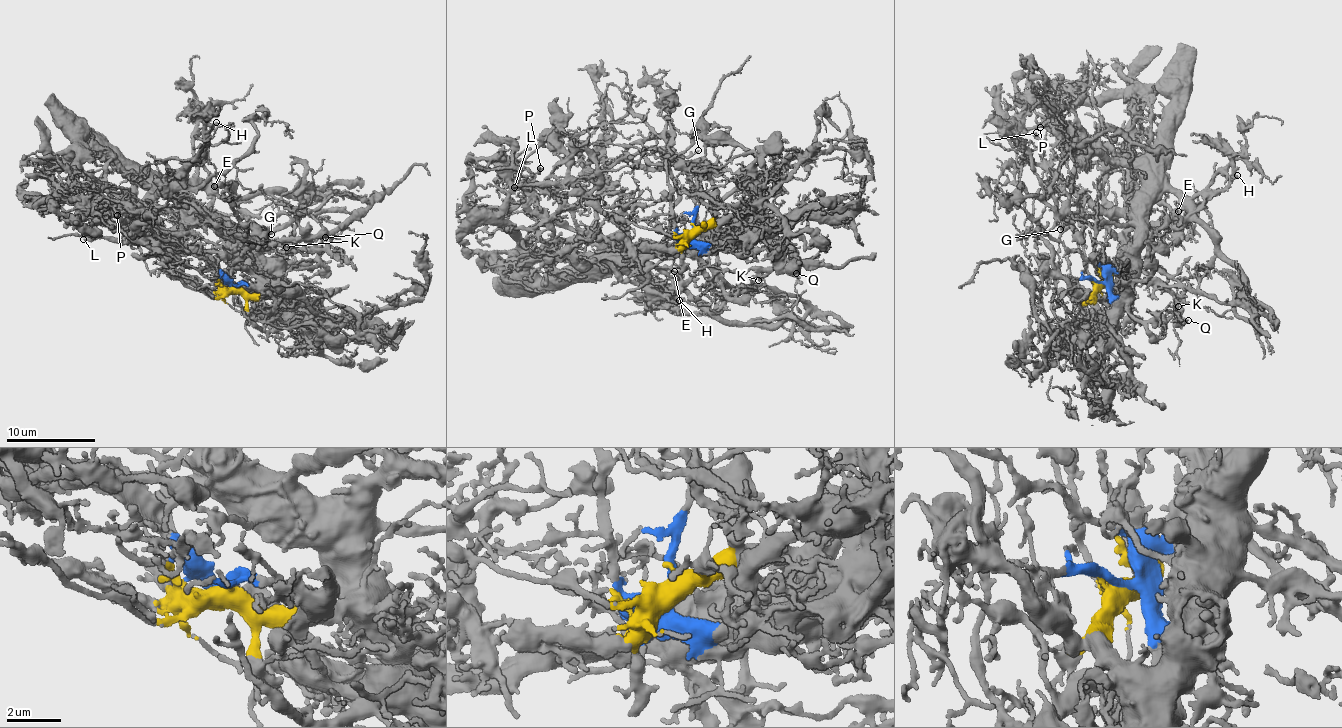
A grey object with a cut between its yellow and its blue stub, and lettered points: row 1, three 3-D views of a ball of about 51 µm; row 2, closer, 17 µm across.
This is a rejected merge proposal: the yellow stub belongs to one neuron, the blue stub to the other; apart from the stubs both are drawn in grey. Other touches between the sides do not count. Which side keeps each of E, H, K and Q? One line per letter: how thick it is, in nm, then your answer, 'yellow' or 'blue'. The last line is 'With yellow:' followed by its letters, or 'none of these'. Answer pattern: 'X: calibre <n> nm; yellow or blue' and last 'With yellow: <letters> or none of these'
E: calibre 160 nm; blue
H: calibre 180 nm; blue
K: calibre 160 nm; yellow
Q: calibre 160 nm; yellow
With yellow: K, Q

